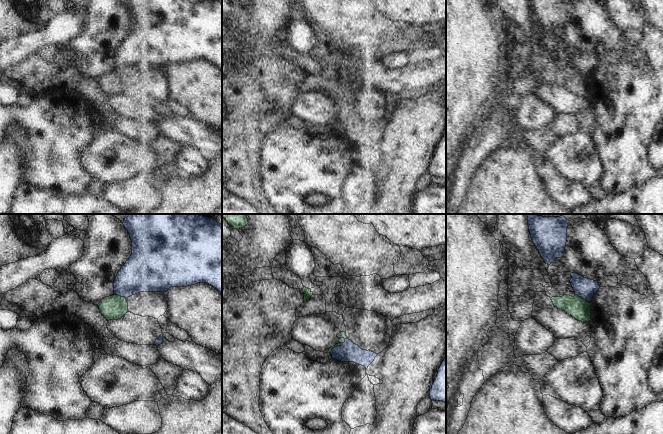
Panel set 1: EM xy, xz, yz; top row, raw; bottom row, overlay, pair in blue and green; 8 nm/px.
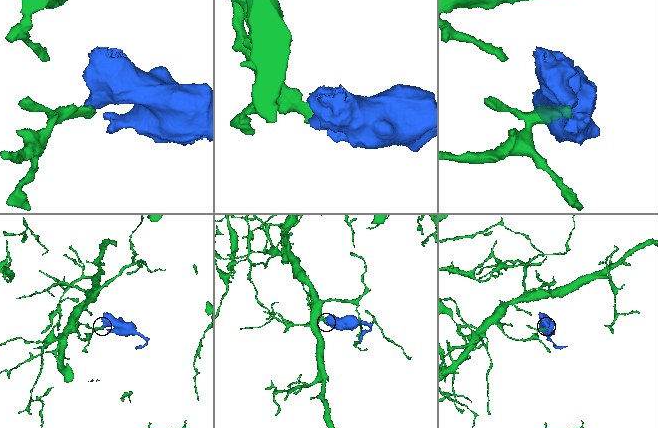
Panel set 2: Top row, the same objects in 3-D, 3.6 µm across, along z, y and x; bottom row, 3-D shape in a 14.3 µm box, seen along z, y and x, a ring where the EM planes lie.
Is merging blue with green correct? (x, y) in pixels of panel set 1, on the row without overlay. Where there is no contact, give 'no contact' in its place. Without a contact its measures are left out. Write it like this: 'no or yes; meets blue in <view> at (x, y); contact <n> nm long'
no; meets blue in yz at (582, 74); contact 130 nm long

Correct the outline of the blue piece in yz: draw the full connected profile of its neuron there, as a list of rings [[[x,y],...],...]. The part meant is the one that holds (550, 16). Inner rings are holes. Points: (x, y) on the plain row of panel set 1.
[[[528,0],[533,19],[541,30],[542,35],[550,41],[556,34],[562,34],[567,18],[568,0]]]

